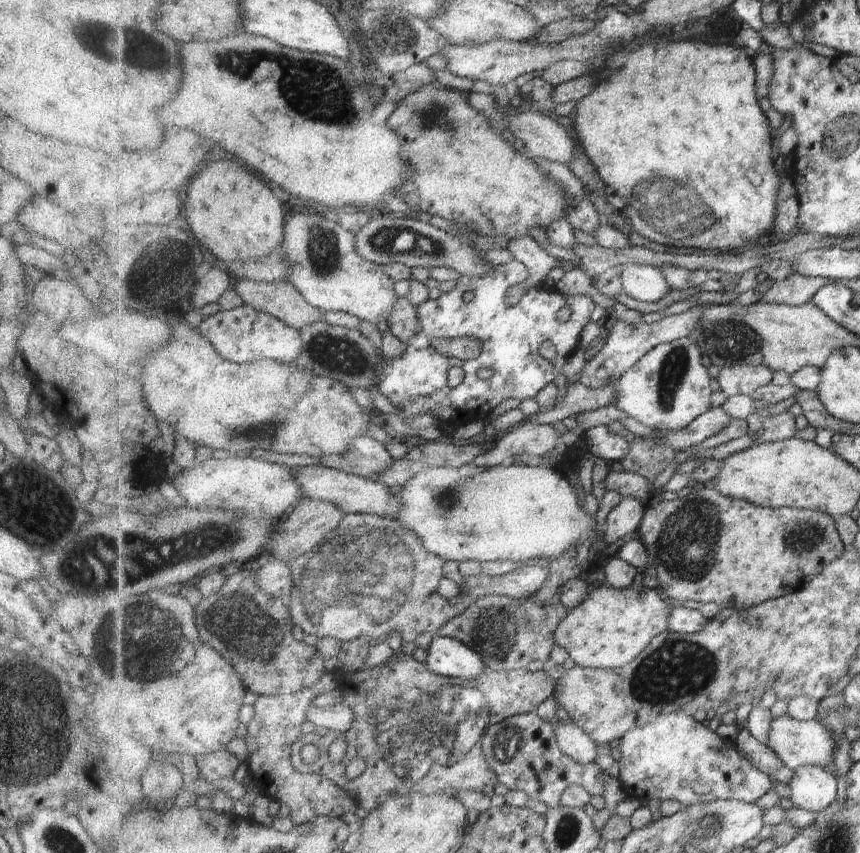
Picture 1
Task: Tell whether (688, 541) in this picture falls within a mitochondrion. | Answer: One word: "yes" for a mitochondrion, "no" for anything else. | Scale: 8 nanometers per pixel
yes

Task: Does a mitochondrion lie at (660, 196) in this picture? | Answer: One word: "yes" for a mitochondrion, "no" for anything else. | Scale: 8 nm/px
yes

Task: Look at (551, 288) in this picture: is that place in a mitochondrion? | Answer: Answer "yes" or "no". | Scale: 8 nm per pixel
no

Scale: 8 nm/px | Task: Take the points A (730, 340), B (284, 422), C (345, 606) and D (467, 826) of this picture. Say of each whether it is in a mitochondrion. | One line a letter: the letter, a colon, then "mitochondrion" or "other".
A: mitochondrion
B: mitochondrion
C: mitochondrion
D: other

